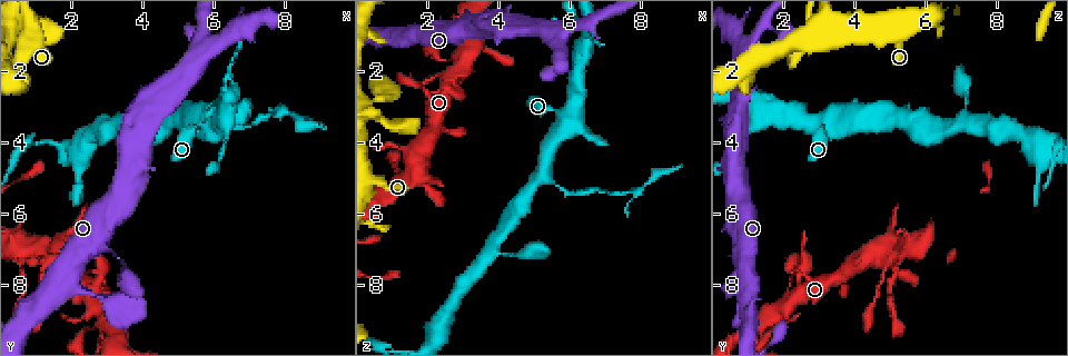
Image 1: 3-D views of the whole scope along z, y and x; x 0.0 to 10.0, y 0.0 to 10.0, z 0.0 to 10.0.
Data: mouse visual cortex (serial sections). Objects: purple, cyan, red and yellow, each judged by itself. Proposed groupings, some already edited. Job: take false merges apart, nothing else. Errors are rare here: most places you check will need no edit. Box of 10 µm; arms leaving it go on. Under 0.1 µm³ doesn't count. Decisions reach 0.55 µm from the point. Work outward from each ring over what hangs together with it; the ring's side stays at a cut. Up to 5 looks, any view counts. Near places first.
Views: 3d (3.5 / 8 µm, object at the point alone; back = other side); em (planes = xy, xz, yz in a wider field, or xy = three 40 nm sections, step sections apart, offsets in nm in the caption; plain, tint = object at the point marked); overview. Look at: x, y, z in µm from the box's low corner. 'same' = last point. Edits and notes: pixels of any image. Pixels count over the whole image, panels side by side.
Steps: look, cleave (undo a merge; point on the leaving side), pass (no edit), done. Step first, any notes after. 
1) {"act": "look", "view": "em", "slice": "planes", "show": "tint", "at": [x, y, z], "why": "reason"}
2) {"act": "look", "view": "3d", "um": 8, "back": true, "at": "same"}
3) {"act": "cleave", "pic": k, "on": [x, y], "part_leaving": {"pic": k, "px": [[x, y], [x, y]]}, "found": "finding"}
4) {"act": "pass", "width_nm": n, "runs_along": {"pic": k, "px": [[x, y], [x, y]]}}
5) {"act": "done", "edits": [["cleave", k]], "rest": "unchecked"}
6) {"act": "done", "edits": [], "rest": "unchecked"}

{"act": "look", "view": "3d", "um": 3.5, "at": [5.45, 3.20, 5.05], "why": "three arms meet"}

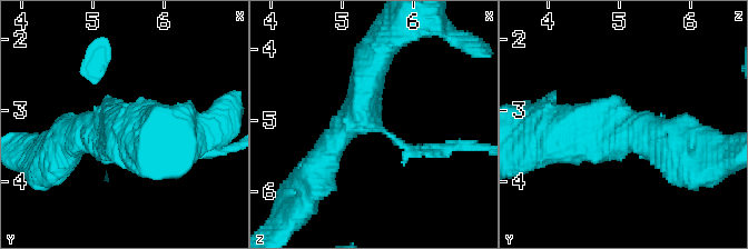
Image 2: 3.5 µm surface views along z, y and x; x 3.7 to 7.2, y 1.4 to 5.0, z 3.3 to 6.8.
{"act": "look", "view": "em", "slice": "xy", "step": 1, "show": "tint", "at": [5.45, 3.20, 5.05]}

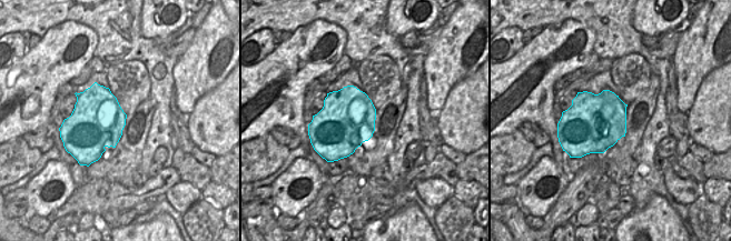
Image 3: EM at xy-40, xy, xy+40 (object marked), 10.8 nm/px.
{"act": "pass", "arm_widths_nm": [150, 400, 500], "runs_along": {"pic": 2, "px": [[381, 45], [360, 116], [315, 168]]}, "found": "all the same cell"}

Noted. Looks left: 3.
{"act": "look", "view": "3d", "um": 3.5, "back": true, "at": [3.05, 8.90, 1.60], "why": "side arm on a straight run"}

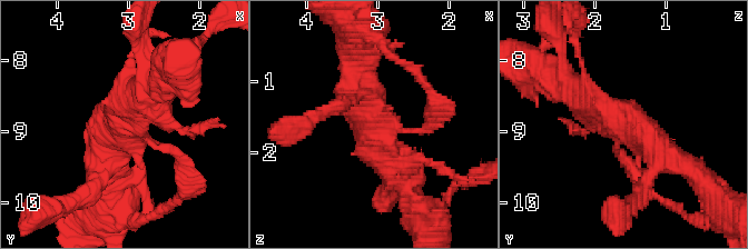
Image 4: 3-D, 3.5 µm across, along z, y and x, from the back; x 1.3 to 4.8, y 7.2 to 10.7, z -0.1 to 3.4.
{"act": "look", "view": "em", "slice": "planes", "show": "plain", "at": [3.10, 8.90, 1.55], "arms": 3, "arm_widths_nm": [100, 400, 450], "why": "now the EM"}

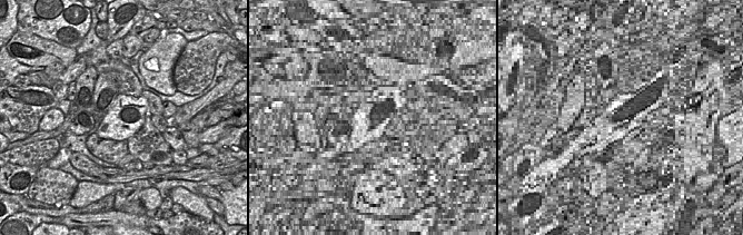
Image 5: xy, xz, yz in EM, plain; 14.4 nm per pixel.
{"act": "look", "view": "em", "slice": "planes", "show": "tint", "at": "same", "why": "where the object lies"}

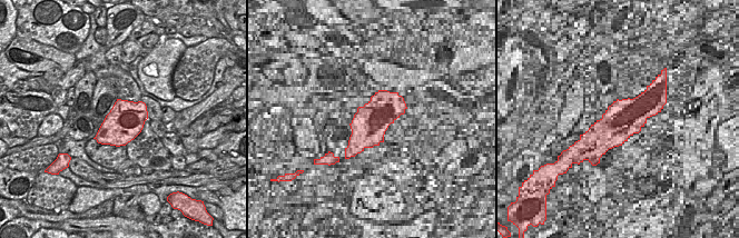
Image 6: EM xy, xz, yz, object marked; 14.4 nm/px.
{"act": "pass", "runs_along": {"pic": 4, "px": [[570, 90], [676, 158]]}, "found": "all the same cell"}

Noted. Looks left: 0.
{"act": "done", "edits": [], "rest": "unchecked"}

